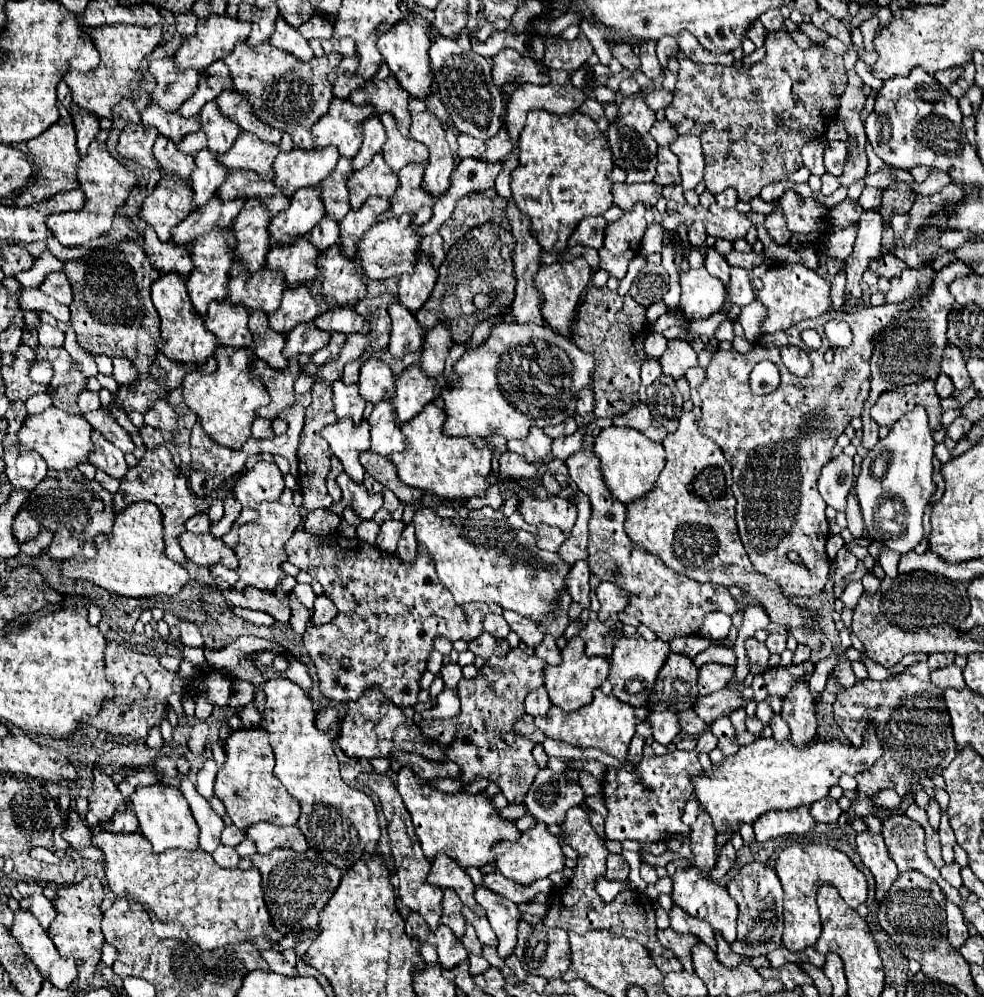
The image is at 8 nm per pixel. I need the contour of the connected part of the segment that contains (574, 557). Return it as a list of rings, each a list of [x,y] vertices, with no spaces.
[[[578,495],[578,519],[574,523],[570,537],[558,549],[560,557],[568,565],[574,565],[574,561],[578,561],[578,559],[588,559],[588,553],[586,553],[588,521],[590,521],[590,501],[584,495]]]

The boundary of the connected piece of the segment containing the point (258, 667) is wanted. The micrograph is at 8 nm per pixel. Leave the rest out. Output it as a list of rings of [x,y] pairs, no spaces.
[[[244,635],[238,637],[232,645],[214,651],[210,647],[203,646],[204,657],[210,665],[218,665],[220,669],[230,669],[230,673],[240,679],[240,681],[250,681],[256,687],[262,687],[268,679],[276,679],[276,677],[286,677],[294,683],[298,683],[298,687],[302,687],[304,691],[308,691],[312,687],[312,679],[308,675],[308,669],[304,663],[300,663],[290,651],[286,651],[282,645],[274,643],[274,641],[266,641],[260,637],[252,637],[252,635]]]

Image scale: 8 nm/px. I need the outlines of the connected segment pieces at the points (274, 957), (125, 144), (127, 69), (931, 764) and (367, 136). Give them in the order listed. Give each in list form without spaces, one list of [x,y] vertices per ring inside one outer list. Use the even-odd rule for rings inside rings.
[[[266,949],[266,951],[260,951],[260,953],[262,953],[264,961],[268,963],[270,971],[276,971],[276,973],[282,973],[282,975],[296,975],[296,969],[290,963],[286,963],[282,953],[278,953],[274,949]]]
[[[130,123],[122,129],[116,151],[120,157],[140,163],[146,169],[160,169],[158,161],[152,155],[152,145],[154,145],[156,137],[158,137],[158,133],[154,133],[152,127],[144,127],[140,123]]]
[[[110,25],[110,27],[98,27],[98,29],[86,29],[90,33],[90,39],[94,41],[94,47],[100,53],[100,65],[94,71],[80,73],[70,71],[66,73],[64,81],[72,91],[74,103],[82,105],[84,109],[96,113],[98,117],[112,117],[112,107],[122,101],[126,95],[130,95],[130,89],[140,83],[140,63],[142,59],[152,53],[158,43],[162,41],[160,27],[144,29],[136,25]]]
[[[916,663],[902,675],[888,681],[864,679],[836,695],[834,719],[848,741],[854,747],[860,747],[868,723],[874,721],[880,745],[884,749],[884,757],[880,757],[874,767],[856,775],[858,791],[862,795],[874,797],[884,789],[894,789],[904,799],[906,795],[914,795],[912,789],[922,787],[922,777],[940,775],[946,765],[950,765],[958,749],[942,693],[942,689],[930,683],[930,667],[926,663]]]
[[[374,115],[368,117],[368,119],[362,123],[362,129],[364,129],[364,141],[362,141],[362,145],[360,145],[358,155],[352,159],[354,169],[366,167],[366,165],[372,161],[372,157],[374,157],[376,153],[380,153],[384,141],[386,141],[386,133],[384,133],[378,117],[374,117]]]

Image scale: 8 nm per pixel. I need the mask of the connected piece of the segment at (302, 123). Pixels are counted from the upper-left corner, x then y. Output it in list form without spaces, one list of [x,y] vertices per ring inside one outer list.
[[[262,43],[258,47],[238,45],[238,49],[234,49],[234,53],[224,59],[224,63],[230,69],[236,91],[246,95],[254,115],[258,115],[262,123],[288,133],[294,147],[310,149],[310,129],[322,115],[326,115],[326,109],[332,101],[332,85],[328,81],[328,73],[338,67],[340,59],[342,55],[332,53],[324,57],[312,57],[310,61],[298,61],[290,53],[284,53],[270,43]]]

